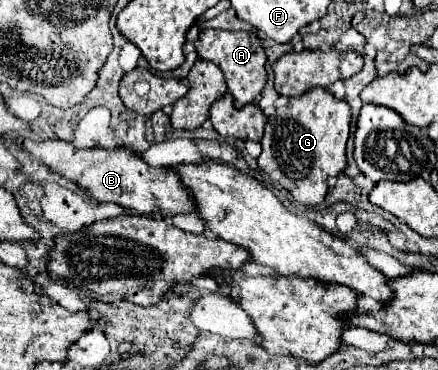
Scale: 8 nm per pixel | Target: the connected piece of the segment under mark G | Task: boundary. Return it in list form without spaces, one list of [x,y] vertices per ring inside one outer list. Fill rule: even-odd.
[[[310,88],[302,96],[290,98],[286,106],[276,108],[276,112],[268,118],[264,136],[260,140],[262,154],[258,156],[258,168],[270,174],[274,182],[286,188],[296,202],[306,206],[322,204],[328,192],[328,178],[338,176],[346,168],[346,140],[350,134],[350,106],[344,100],[334,98],[326,88]]]

